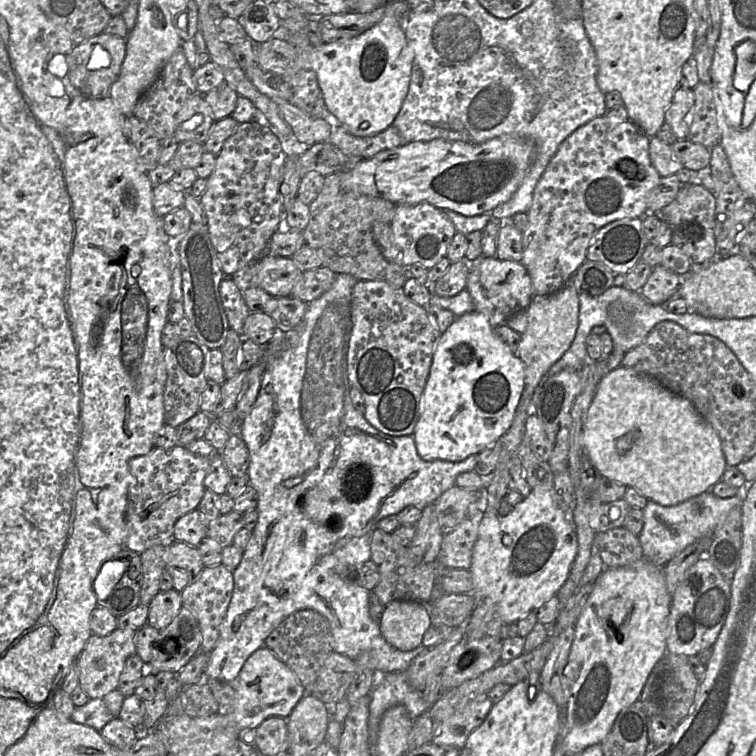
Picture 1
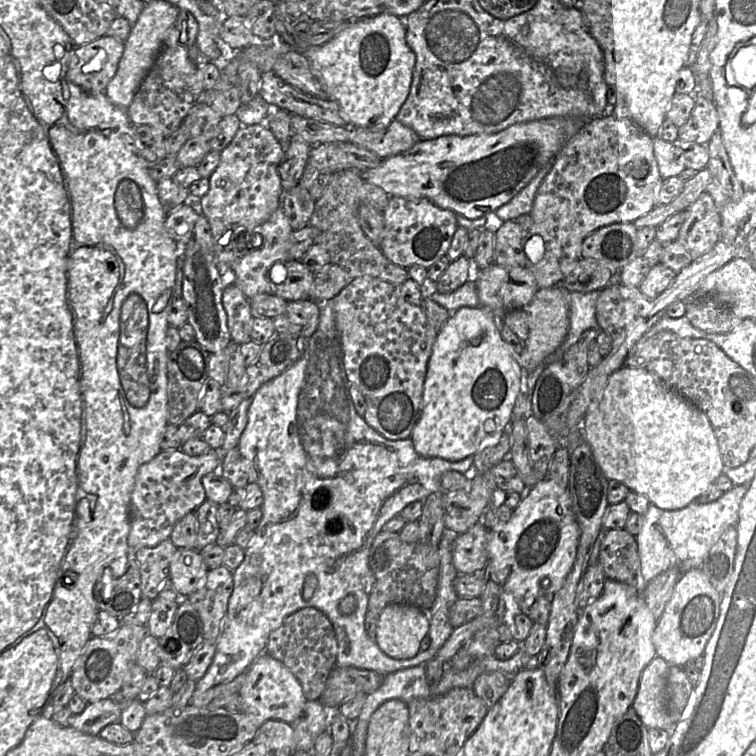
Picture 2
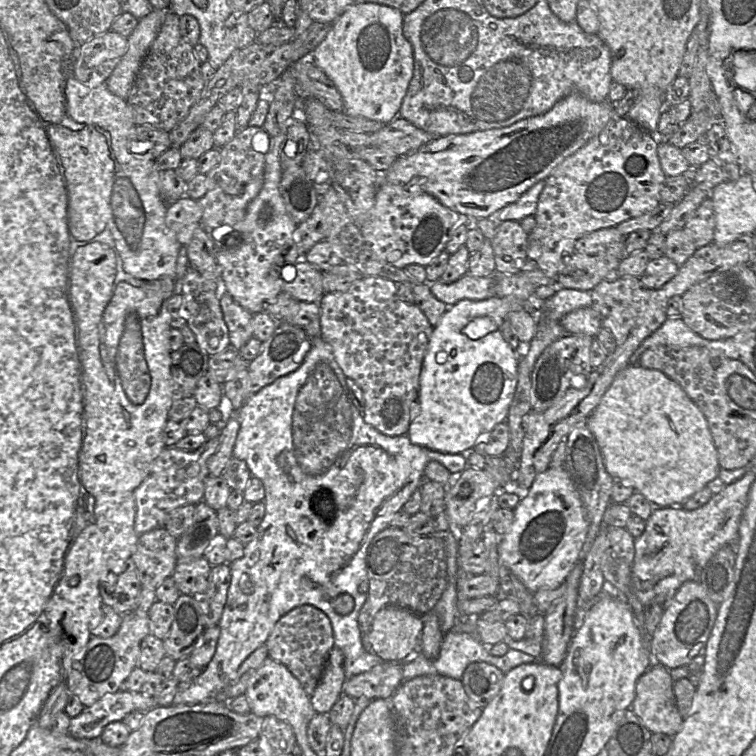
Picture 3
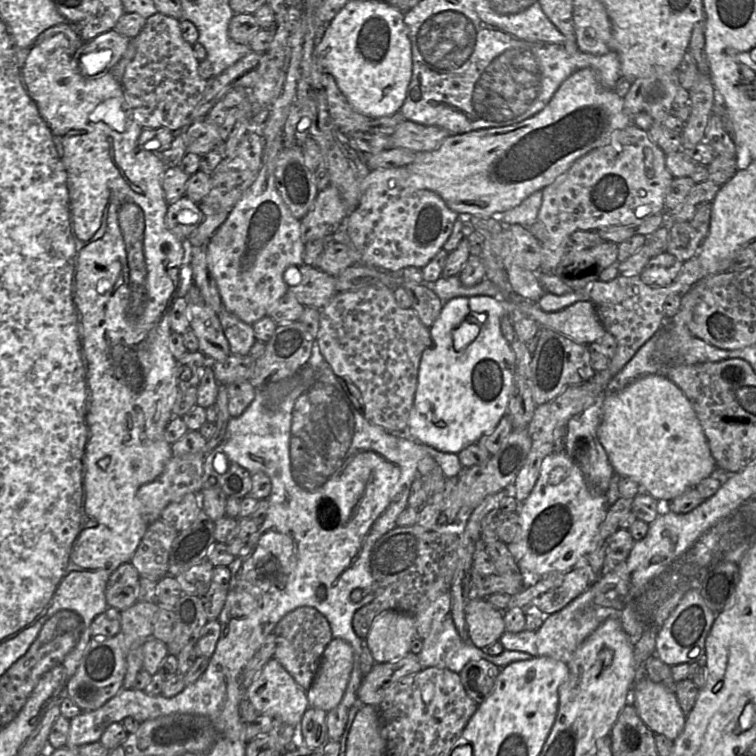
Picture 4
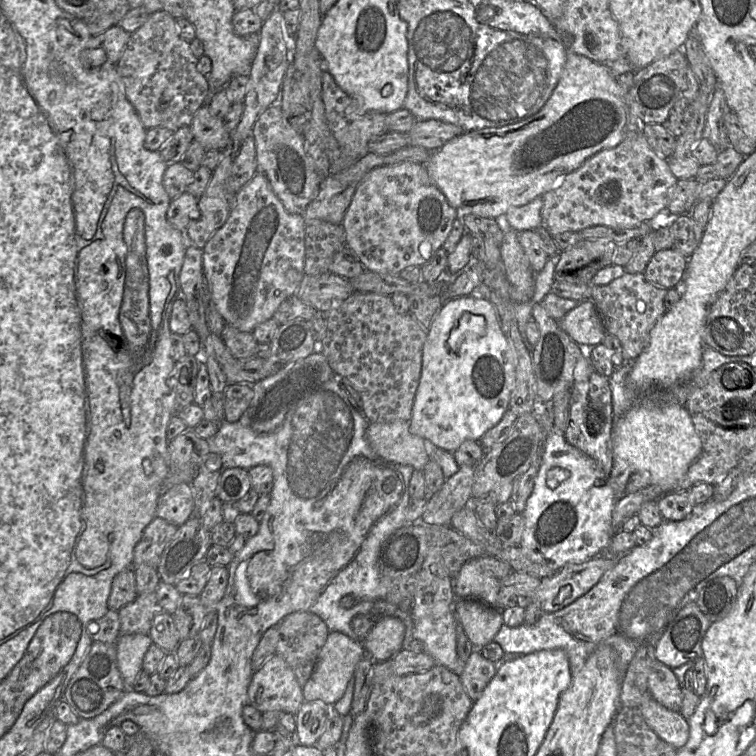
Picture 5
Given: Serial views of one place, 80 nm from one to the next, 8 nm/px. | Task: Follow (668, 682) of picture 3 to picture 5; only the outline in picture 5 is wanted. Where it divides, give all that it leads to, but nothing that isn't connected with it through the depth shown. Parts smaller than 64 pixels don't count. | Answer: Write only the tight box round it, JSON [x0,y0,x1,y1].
[639,694,689,748]

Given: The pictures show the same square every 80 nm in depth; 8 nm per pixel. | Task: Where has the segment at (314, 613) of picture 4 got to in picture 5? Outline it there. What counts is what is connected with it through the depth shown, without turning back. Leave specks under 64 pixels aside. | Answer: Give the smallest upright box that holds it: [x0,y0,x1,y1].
[276,611,330,687]

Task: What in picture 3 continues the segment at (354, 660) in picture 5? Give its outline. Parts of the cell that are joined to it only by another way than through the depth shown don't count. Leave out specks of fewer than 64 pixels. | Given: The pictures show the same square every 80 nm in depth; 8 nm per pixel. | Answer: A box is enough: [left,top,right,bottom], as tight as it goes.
[310,646,345,715]

